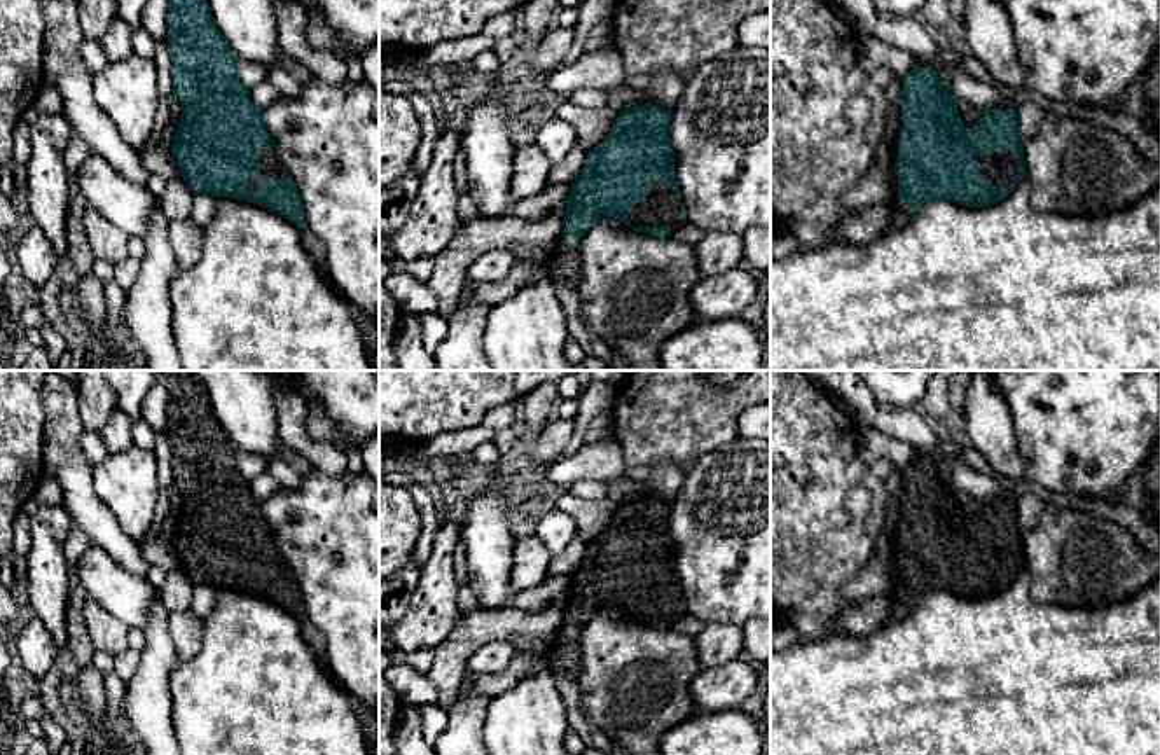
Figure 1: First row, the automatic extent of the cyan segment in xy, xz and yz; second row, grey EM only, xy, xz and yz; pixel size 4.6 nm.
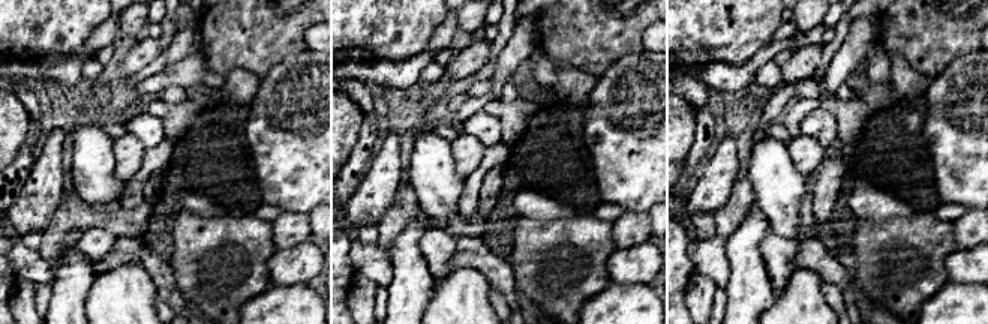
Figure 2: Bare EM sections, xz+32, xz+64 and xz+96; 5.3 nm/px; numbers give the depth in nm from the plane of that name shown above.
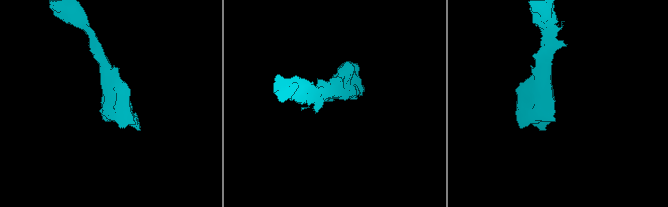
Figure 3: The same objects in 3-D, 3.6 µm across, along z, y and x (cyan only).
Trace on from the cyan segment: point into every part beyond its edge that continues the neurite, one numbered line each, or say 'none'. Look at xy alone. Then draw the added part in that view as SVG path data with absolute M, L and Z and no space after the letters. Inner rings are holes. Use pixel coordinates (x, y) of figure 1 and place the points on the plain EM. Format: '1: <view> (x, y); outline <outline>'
1: xy (271, 560); outline M260 544L257 552L262 556L262 559L253 570L245 571L245 578L250 585L257 584L259 571L278 571L283 566L283 554L274 544Z

